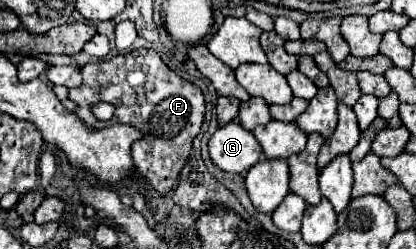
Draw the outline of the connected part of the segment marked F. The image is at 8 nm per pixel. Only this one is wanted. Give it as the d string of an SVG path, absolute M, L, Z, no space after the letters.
M136 49L126 55L116 55L110 61L96 61L82 67L84 83L76 89L70 89L70 99L78 103L76 115L90 127L104 129L108 121L98 121L90 107L94 103L106 101L116 107L110 125L128 123L142 131L142 139L132 145L132 159L136 171L160 193L168 195L174 187L182 167L188 161L192 141L200 133L204 121L204 97L202 91L180 79L164 61L156 55L154 49Z

